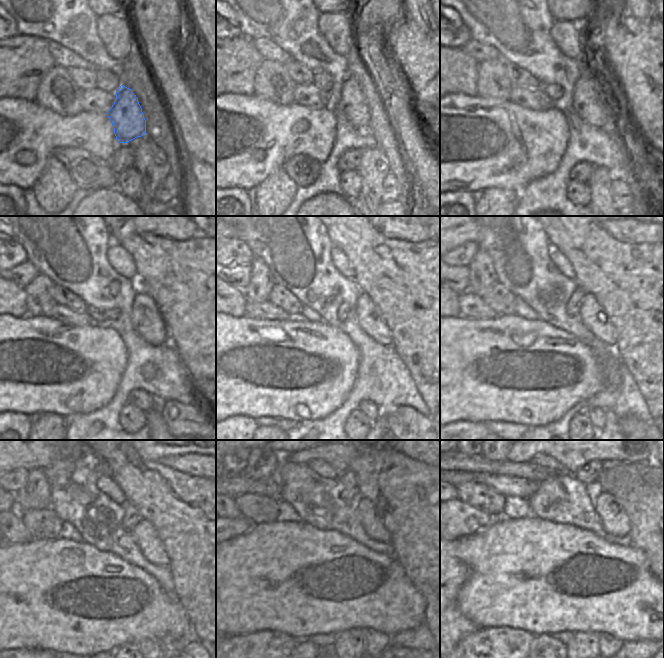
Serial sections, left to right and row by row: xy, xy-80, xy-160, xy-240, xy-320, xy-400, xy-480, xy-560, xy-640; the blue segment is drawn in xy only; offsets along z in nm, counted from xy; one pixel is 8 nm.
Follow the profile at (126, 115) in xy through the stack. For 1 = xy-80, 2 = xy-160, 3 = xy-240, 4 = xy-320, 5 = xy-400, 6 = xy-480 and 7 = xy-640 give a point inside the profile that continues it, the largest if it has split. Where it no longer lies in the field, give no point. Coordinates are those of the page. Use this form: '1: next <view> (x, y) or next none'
1: next xy-80 (352, 106)
2: next xy-160 (587, 101)
3: next xy-240 (147, 321)
4: next xy-320 (370, 319)
5: next xy-400 (592, 315)
6: next xy-480 (145, 535)
7: next xy-640 (615, 521)

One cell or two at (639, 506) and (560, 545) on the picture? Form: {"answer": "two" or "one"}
{"answer": "two"}

